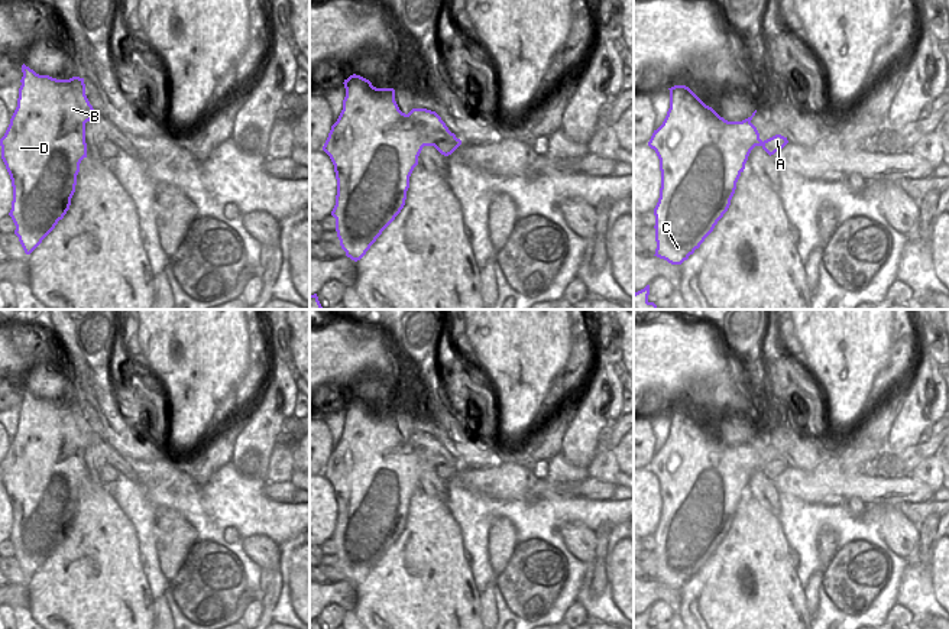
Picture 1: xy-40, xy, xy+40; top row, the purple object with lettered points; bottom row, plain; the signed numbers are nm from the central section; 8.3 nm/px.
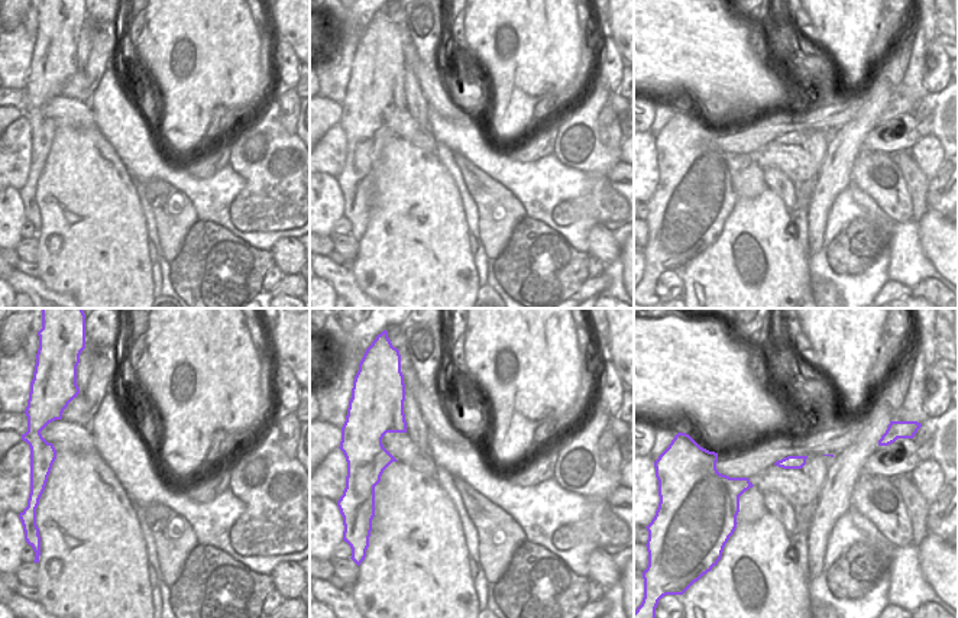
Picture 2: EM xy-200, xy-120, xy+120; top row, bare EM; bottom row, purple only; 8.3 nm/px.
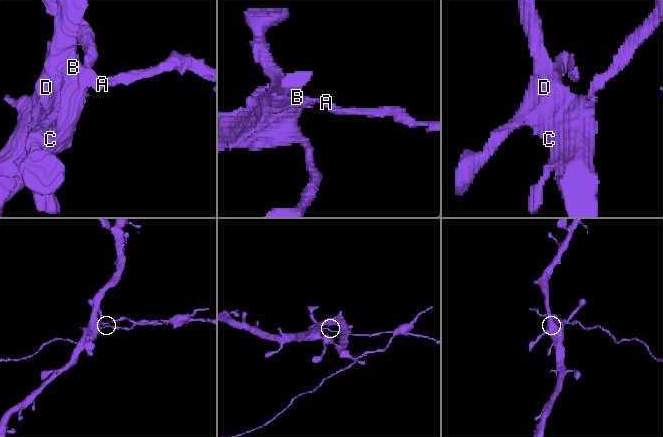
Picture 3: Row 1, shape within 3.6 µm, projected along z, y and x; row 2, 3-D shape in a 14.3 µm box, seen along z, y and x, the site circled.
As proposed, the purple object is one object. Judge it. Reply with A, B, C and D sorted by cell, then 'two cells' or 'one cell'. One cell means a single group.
A / B C D | two cells

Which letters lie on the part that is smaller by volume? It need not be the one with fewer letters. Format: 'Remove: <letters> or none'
Remove: A

